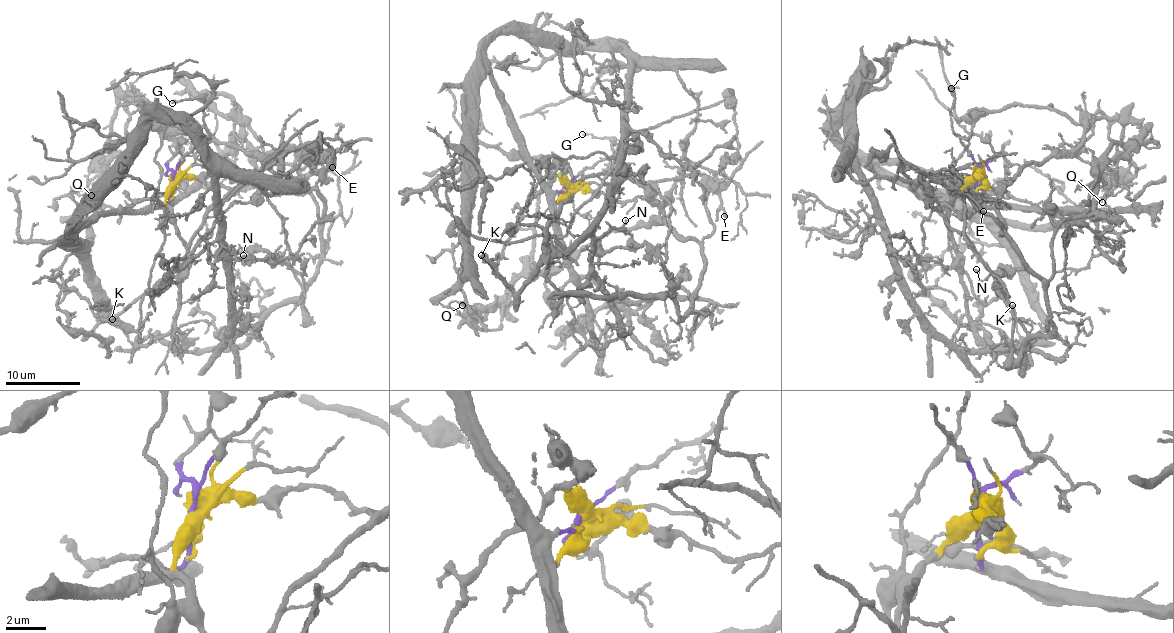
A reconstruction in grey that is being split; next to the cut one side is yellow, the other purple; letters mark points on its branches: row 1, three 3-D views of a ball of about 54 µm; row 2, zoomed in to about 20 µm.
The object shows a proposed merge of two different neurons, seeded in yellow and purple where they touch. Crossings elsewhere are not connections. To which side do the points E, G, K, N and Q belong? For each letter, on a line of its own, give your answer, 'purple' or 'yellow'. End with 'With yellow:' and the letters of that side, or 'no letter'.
E: yellow
G: purple
K: yellow
N: yellow
Q: yellow
With yellow: E, K, N, Q

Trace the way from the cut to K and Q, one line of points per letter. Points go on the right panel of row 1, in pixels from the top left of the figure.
K: (976, 174), (947, 211), (970, 322), (990, 345), (1011, 350), (1030, 346), (1035, 341), (1021, 340), (1013, 305)
Q: (976, 174), (949, 195), (948, 173), (985, 111), (1035, 105), (1081, 123), (1118, 117), (1128, 170), (1102, 201)

